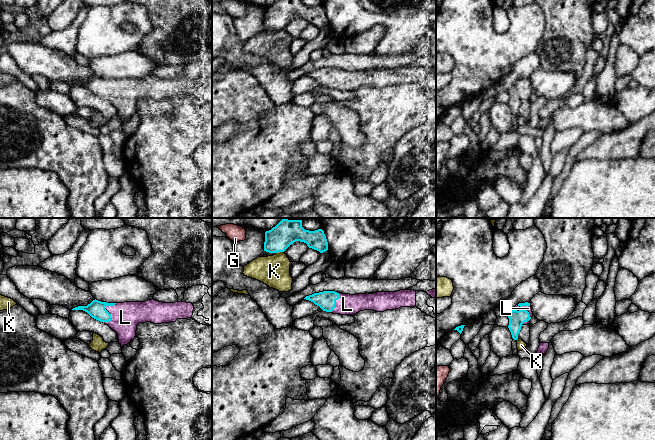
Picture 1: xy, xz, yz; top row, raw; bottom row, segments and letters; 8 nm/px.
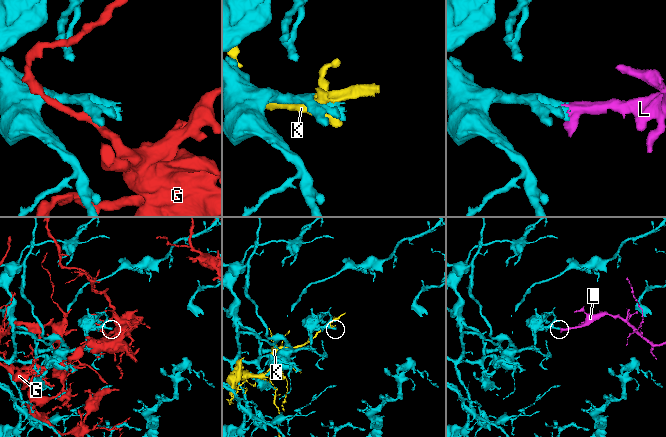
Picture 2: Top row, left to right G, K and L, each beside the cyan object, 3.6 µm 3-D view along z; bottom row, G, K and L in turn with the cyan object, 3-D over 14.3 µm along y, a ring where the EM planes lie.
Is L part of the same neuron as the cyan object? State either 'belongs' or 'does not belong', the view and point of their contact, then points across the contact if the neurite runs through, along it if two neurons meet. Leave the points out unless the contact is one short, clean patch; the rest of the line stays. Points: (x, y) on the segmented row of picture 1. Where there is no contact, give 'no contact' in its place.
belongs | yz (523, 309) | across yz (516, 318), (523, 309), (528, 308)

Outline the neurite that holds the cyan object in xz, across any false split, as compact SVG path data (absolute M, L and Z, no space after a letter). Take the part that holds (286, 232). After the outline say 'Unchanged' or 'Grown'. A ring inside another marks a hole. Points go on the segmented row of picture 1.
M283 218L275 227L265 232L264 251L284 252L296 241L304 242L309 248L320 253L328 250L328 242L322 229L305 230L302 227L302 220Z. Unchanged

